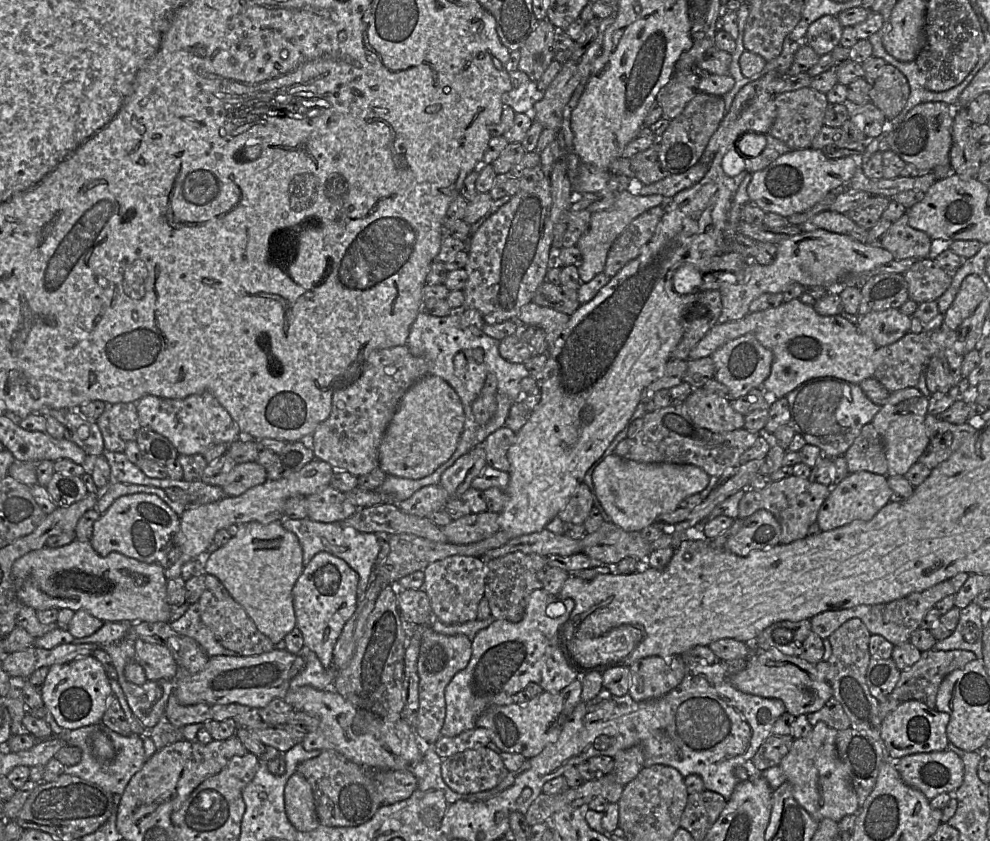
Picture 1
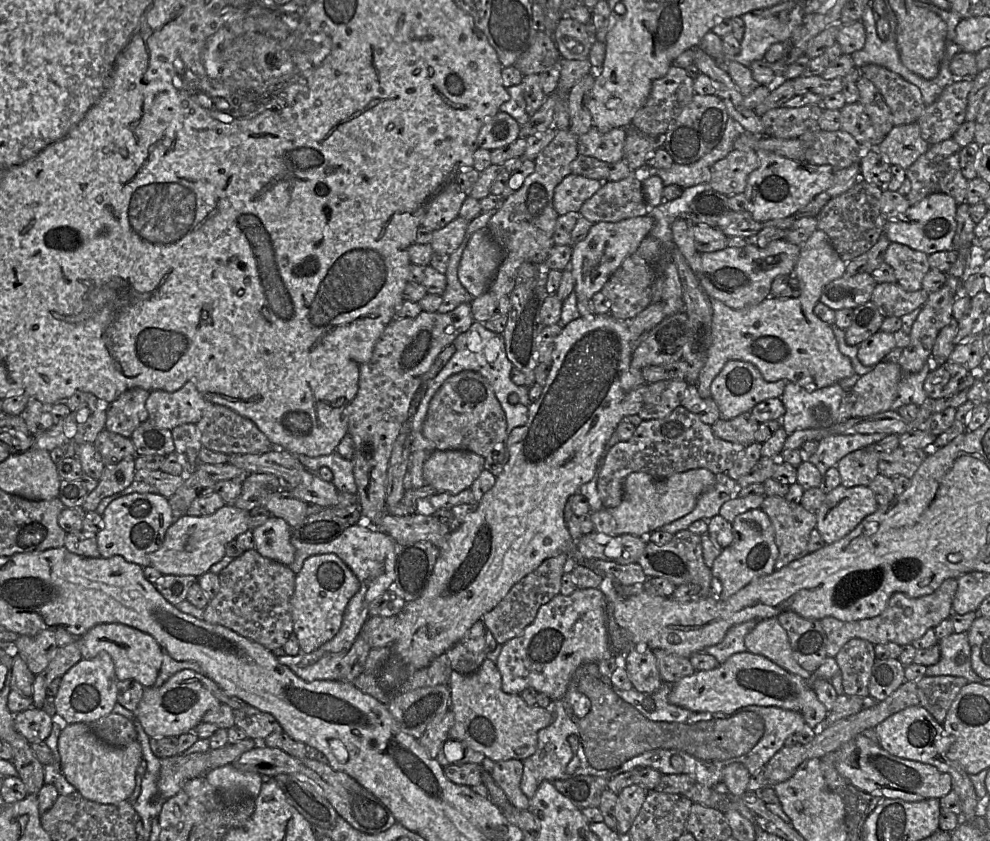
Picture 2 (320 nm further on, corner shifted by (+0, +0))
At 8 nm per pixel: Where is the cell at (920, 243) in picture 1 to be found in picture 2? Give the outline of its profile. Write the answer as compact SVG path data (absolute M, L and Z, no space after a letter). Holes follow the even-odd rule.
M891 242L886 250L884 261L893 268L897 283L906 291L922 289L922 281L931 269L929 255L906 245Z

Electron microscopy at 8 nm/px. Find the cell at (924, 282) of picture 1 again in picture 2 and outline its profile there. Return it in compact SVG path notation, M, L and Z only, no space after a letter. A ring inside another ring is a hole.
M897 282L880 283L874 288L871 301L886 317L899 317L924 305L929 293L924 289L913 292L904 290Z

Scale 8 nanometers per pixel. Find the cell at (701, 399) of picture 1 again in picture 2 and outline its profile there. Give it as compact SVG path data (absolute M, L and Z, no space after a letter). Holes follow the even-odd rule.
M745 412L730 420L719 418L711 425L711 429L716 437L747 447L755 442L755 434L759 425L760 423L751 412Z

